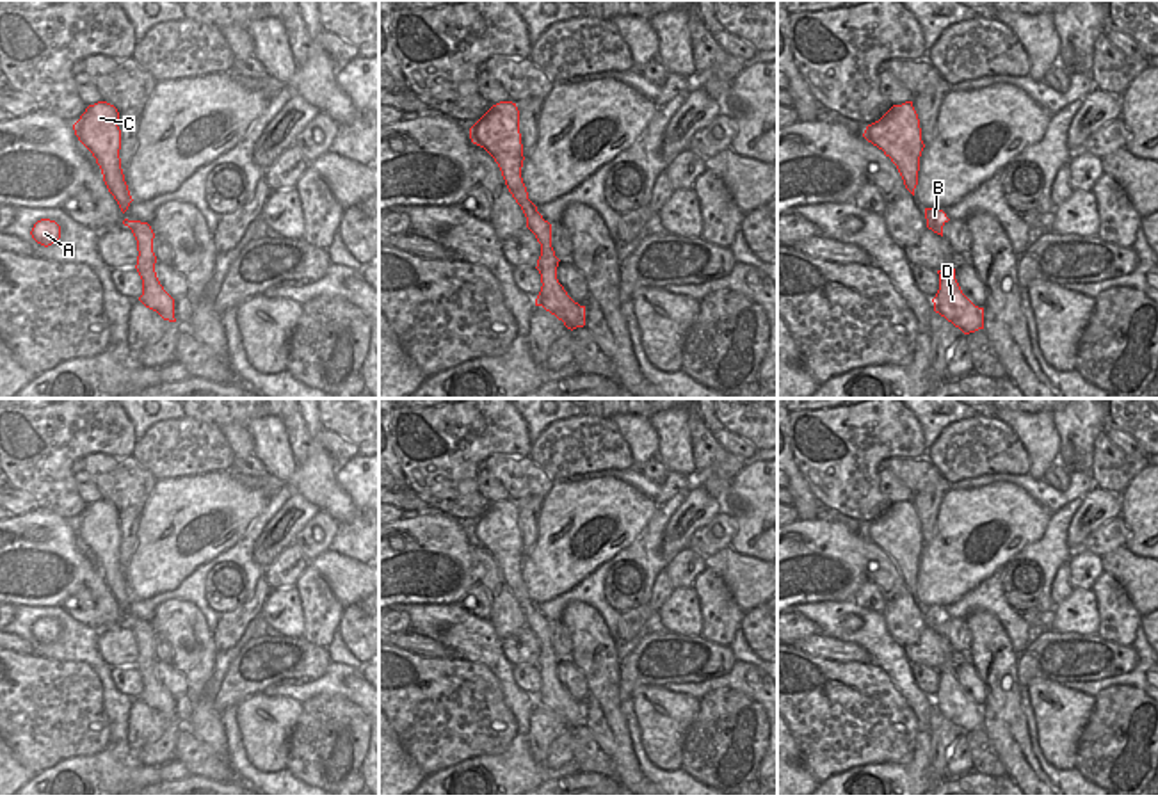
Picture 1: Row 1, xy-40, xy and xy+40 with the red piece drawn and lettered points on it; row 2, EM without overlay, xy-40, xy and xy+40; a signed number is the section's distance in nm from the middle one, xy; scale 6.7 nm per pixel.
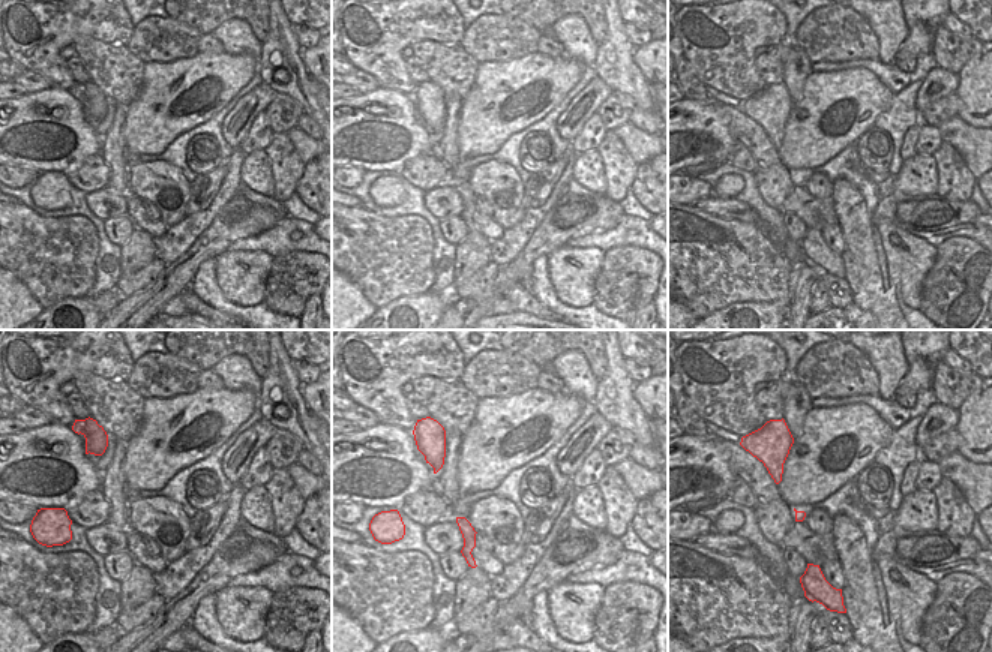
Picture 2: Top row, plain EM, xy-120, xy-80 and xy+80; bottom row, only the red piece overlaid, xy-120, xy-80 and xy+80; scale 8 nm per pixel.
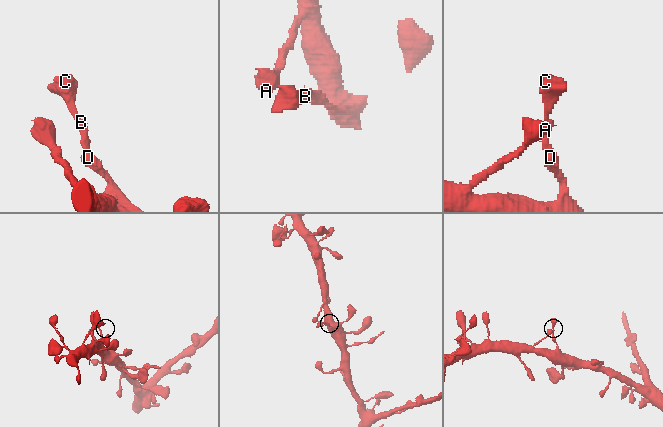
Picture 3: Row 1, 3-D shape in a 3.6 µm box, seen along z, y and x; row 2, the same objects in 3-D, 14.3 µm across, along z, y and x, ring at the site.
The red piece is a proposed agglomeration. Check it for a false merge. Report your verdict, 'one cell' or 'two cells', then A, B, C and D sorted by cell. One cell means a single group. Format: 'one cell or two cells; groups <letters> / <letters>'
one cell; groups A B C D

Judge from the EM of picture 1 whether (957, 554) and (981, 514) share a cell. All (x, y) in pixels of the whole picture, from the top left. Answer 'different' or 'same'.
same

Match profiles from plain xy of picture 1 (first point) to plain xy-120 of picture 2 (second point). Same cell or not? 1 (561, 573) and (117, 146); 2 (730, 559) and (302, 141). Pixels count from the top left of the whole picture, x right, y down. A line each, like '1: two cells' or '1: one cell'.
1: two cells
2: one cell

